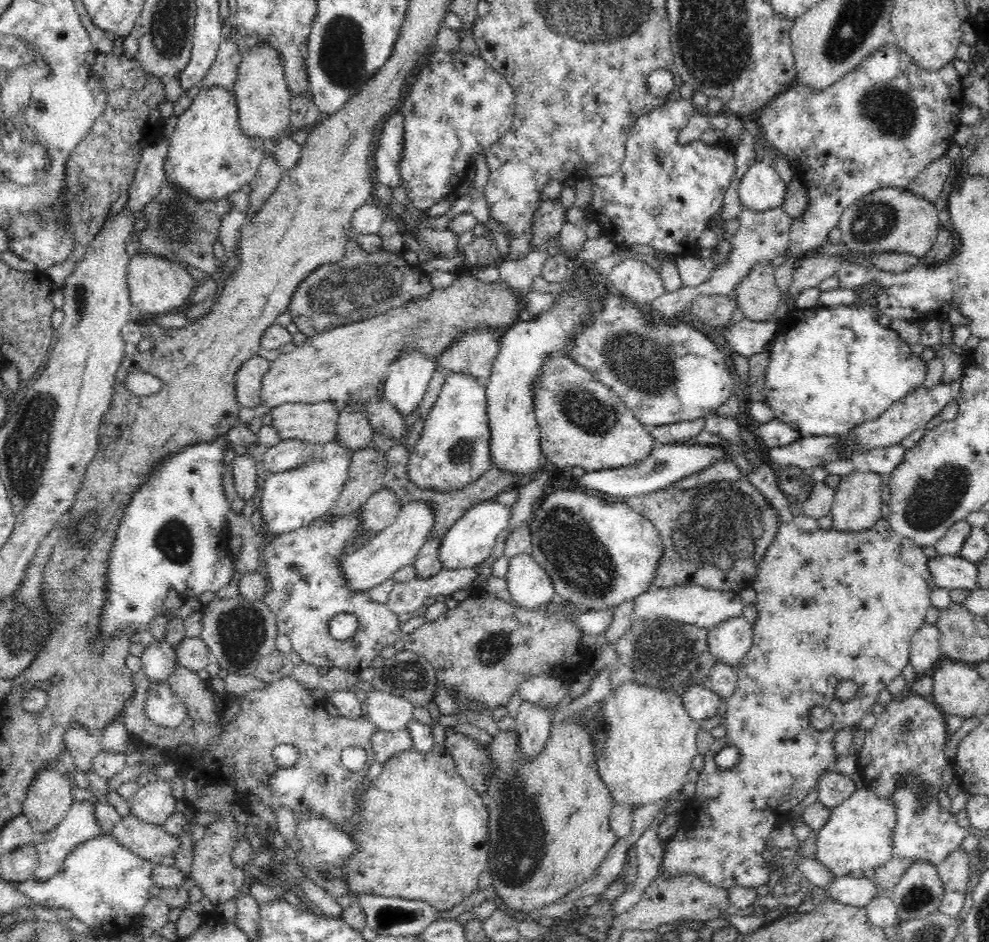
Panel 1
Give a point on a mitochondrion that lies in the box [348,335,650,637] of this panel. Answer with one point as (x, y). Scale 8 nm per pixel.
(567, 542)

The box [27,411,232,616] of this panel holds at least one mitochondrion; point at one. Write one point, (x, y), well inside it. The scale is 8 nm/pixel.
(174, 541)

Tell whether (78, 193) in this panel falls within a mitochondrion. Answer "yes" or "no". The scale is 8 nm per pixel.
yes

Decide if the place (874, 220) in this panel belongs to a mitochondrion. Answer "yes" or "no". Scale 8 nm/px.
yes

